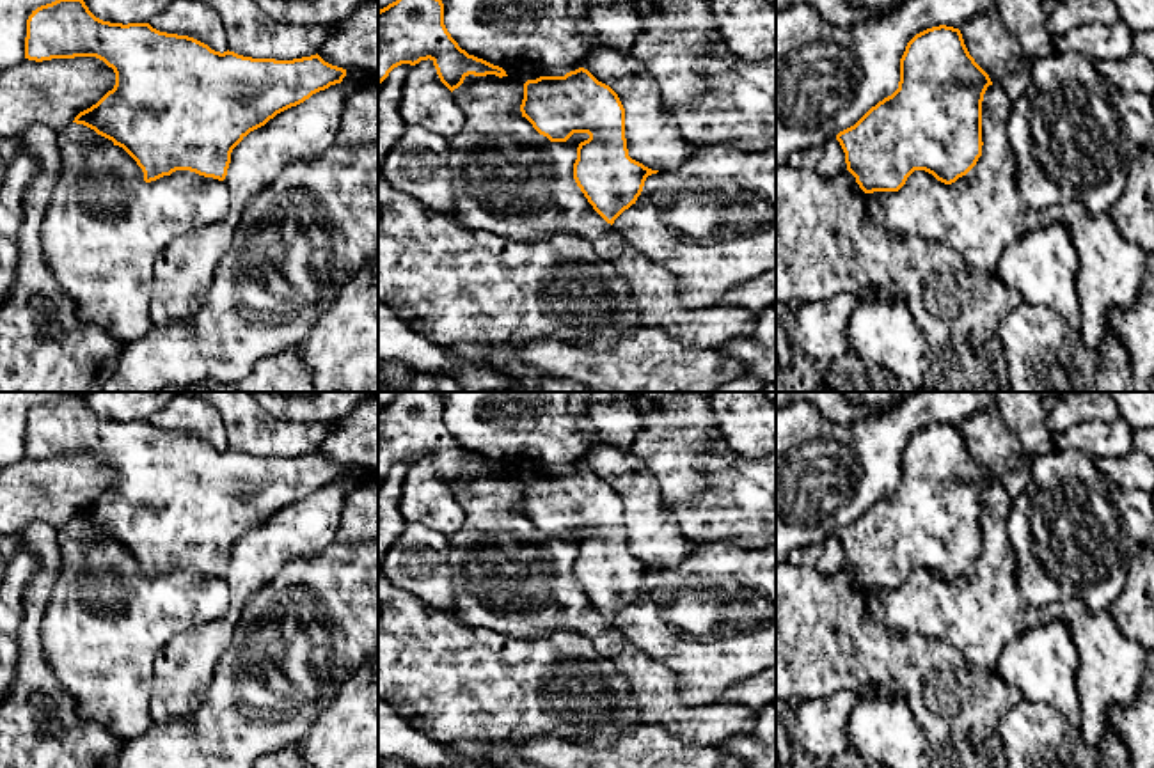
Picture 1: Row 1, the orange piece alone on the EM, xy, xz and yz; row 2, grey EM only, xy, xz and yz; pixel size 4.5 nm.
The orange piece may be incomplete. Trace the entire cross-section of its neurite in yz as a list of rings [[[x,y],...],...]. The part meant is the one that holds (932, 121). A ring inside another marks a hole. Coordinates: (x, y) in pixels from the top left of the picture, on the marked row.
[[[939,25],[916,34],[900,59],[898,89],[836,135],[847,170],[865,193],[898,192],[914,170],[955,183],[982,156],[982,101],[989,85],[959,28]]]

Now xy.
[[[55,0],[27,20],[25,59],[96,57],[115,73],[115,85],[73,122],[123,147],[151,183],[176,170],[224,181],[233,149],[277,114],[341,83],[346,69],[318,53],[293,60],[252,59],[215,51],[208,44],[153,28],[149,23],[110,23],[96,18],[83,0]]]

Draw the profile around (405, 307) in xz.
[[[387,181],[378,183],[378,200],[378,302],[437,346],[462,342],[517,346],[533,339],[559,339],[565,344],[605,351],[623,333],[639,328],[628,282],[620,277],[613,263],[595,254],[591,241],[581,236],[565,232],[527,243],[497,232],[465,229],[451,215],[430,209]]]

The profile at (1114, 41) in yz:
[[[1122,20],[1110,25],[1083,25],[1065,35],[1053,37],[1058,53],[1079,53],[1092,62],[1122,60],[1133,50],[1134,30]]]

